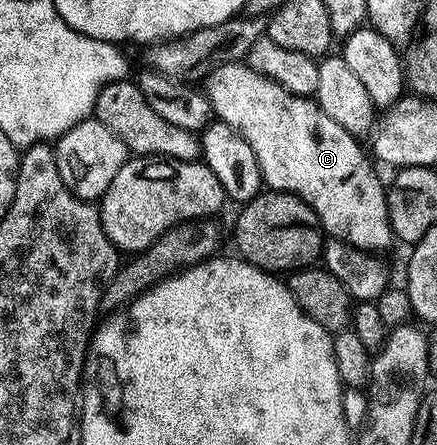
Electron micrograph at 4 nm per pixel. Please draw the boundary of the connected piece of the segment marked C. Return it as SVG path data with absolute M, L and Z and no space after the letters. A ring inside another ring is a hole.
M244 61L227 63L211 71L206 80L206 94L212 102L213 116L219 122L230 125L230 129L237 131L248 142L250 149L254 149L254 157L258 157L258 169L265 188L297 195L302 202L310 205L321 228L331 238L349 243L358 251L384 253L380 251L394 243L392 226L388 220L385 180L376 176L369 152L360 148L361 140L342 129L342 125L334 121L334 117L326 117L315 98L290 93L274 80L259 75Z

